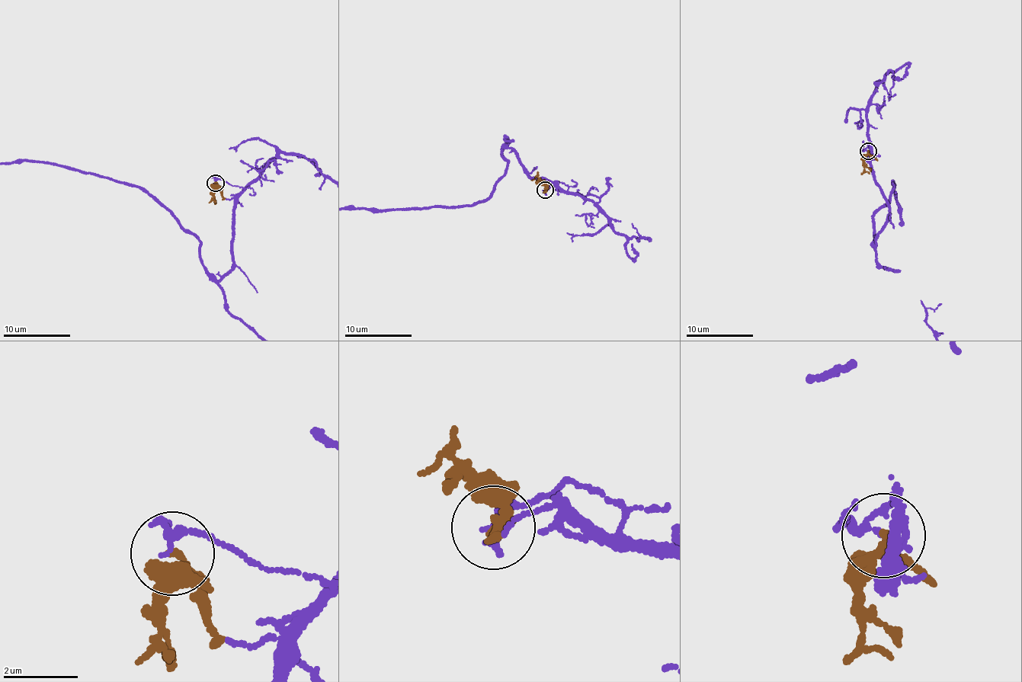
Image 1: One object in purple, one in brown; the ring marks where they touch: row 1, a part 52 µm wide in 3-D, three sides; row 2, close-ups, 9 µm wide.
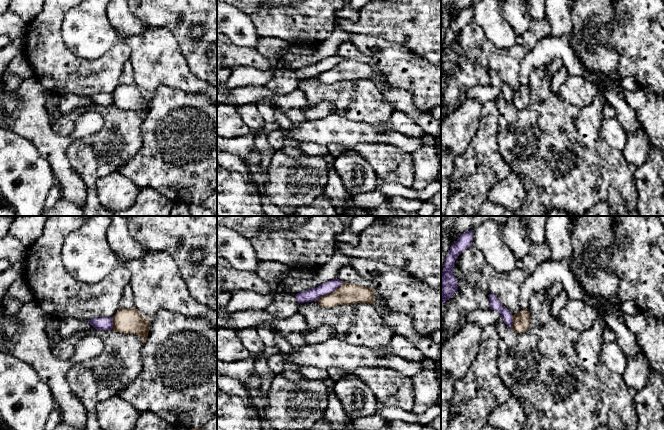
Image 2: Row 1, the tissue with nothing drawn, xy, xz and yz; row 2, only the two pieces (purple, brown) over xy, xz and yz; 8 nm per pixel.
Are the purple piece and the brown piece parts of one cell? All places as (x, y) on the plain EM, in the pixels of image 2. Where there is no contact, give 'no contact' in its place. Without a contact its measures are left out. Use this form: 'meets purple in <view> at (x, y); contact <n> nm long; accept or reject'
meets purple in xz at (329, 69); contact 260 nm long; reject

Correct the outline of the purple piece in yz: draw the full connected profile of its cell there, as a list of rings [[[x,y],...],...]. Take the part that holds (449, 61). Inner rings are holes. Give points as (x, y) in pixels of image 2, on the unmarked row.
[[[473,7],[465,8],[458,13],[457,17],[451,21],[446,32],[443,46],[441,47],[441,77],[445,79],[458,66],[458,57],[453,51],[453,43],[458,32],[468,23],[473,17]]]

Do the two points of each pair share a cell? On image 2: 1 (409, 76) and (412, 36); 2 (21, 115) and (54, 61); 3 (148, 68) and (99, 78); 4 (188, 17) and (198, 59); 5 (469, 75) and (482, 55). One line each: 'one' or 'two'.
1: two
2: two
3: two
4: one
5: two

